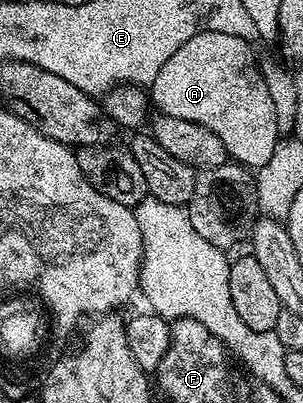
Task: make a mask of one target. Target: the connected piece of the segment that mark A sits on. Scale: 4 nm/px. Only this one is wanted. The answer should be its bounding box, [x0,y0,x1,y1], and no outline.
[149,32,281,170]

